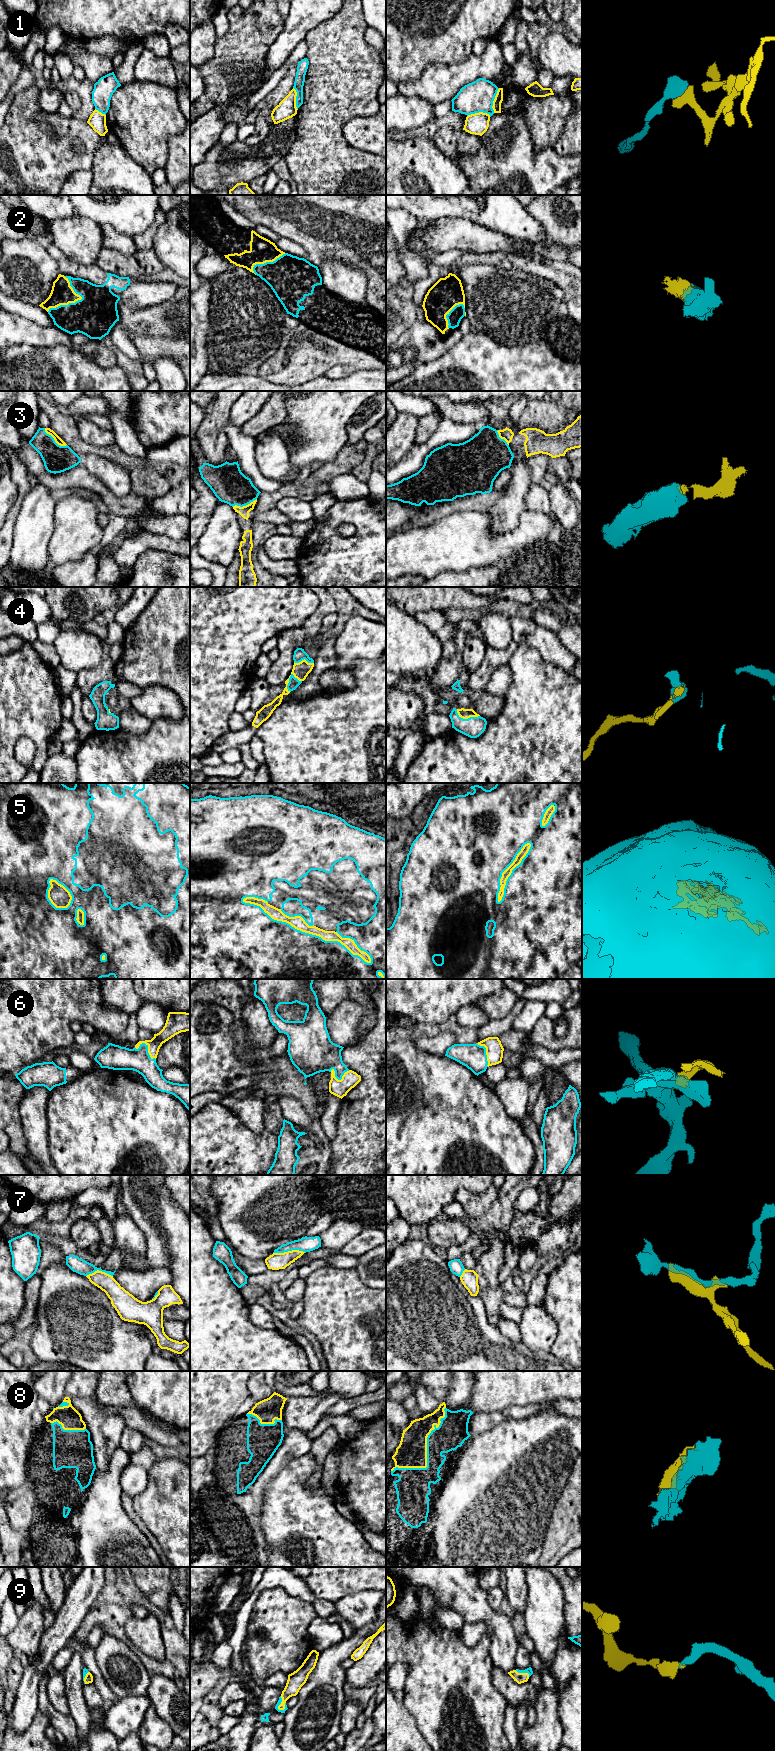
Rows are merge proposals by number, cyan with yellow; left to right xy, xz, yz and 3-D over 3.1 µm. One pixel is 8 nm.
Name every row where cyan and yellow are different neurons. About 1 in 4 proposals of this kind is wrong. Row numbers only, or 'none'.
1, 7

